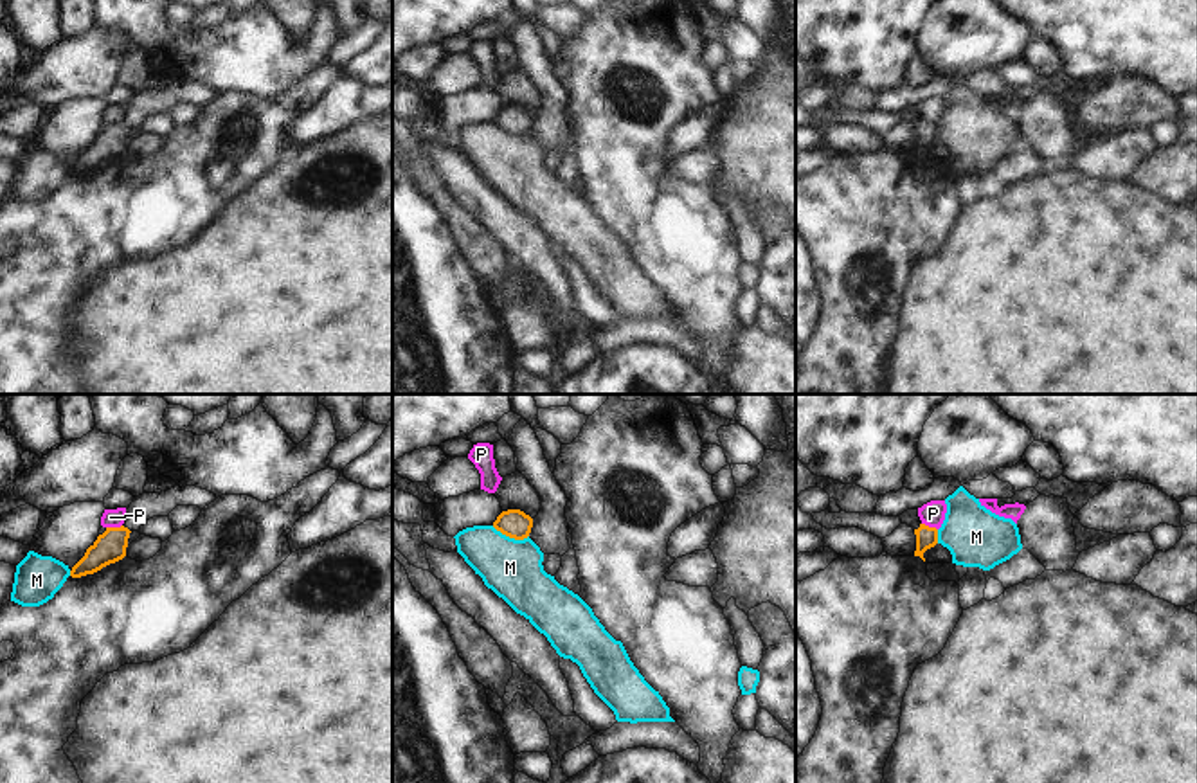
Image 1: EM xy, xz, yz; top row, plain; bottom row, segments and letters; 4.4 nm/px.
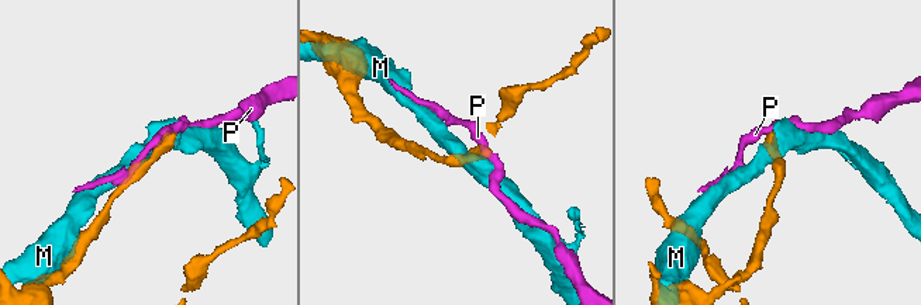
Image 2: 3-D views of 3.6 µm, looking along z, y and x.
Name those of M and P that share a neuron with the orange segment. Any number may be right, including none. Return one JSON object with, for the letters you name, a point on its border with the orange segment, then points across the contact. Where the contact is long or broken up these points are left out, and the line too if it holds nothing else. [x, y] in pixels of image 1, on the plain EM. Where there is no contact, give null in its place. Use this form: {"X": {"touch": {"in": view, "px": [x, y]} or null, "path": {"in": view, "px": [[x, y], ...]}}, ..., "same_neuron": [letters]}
{"same_neuron": []}

